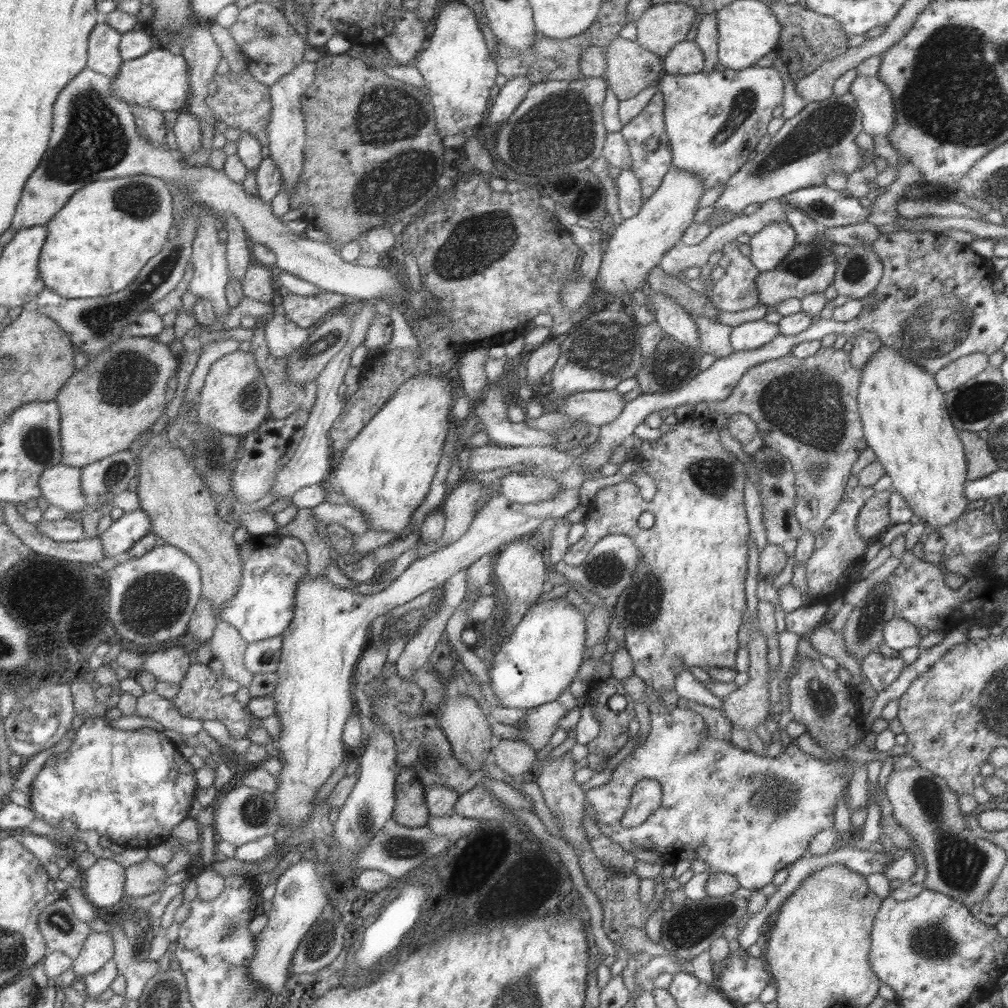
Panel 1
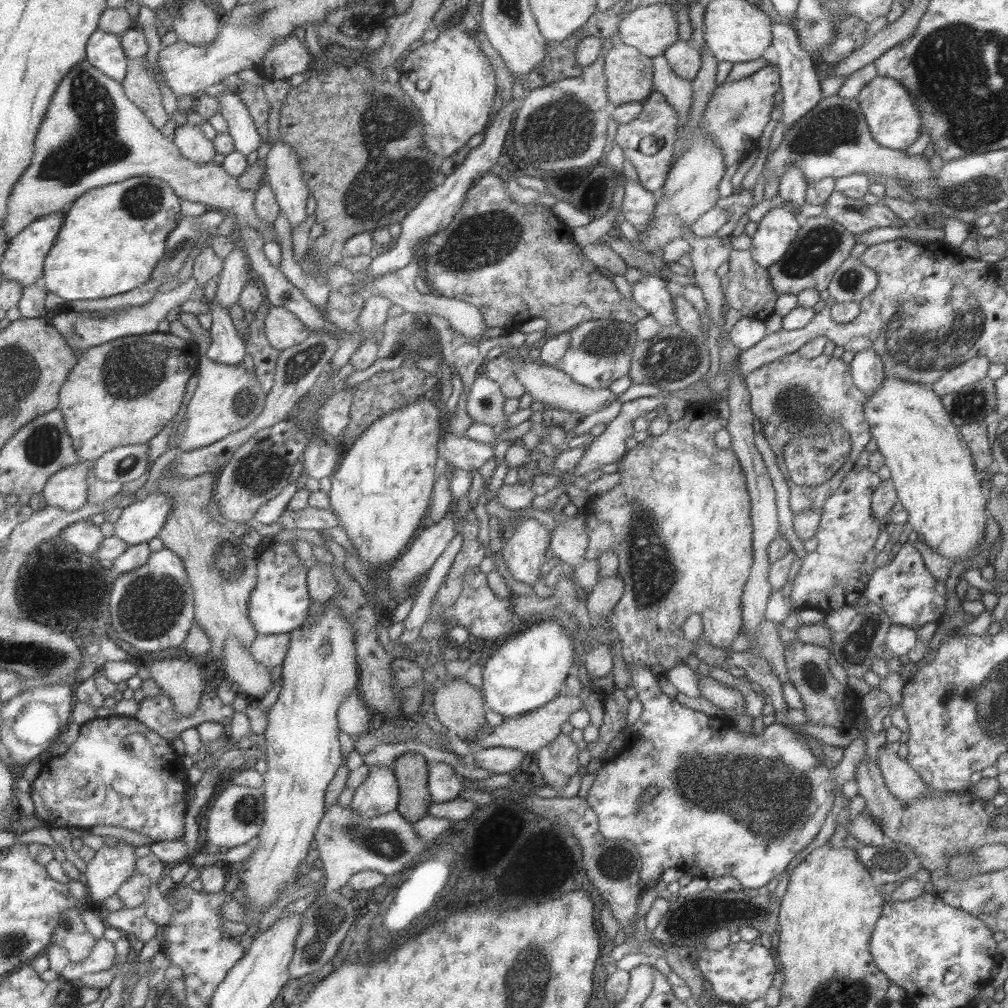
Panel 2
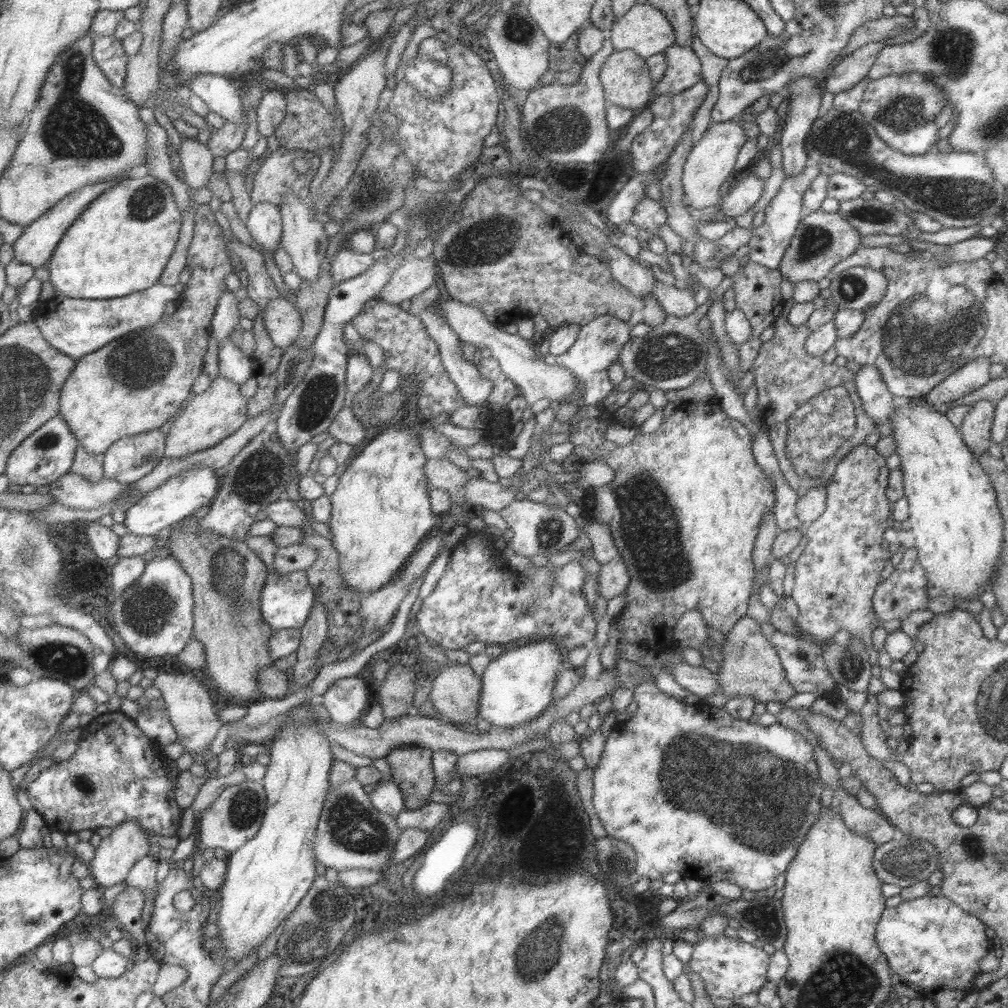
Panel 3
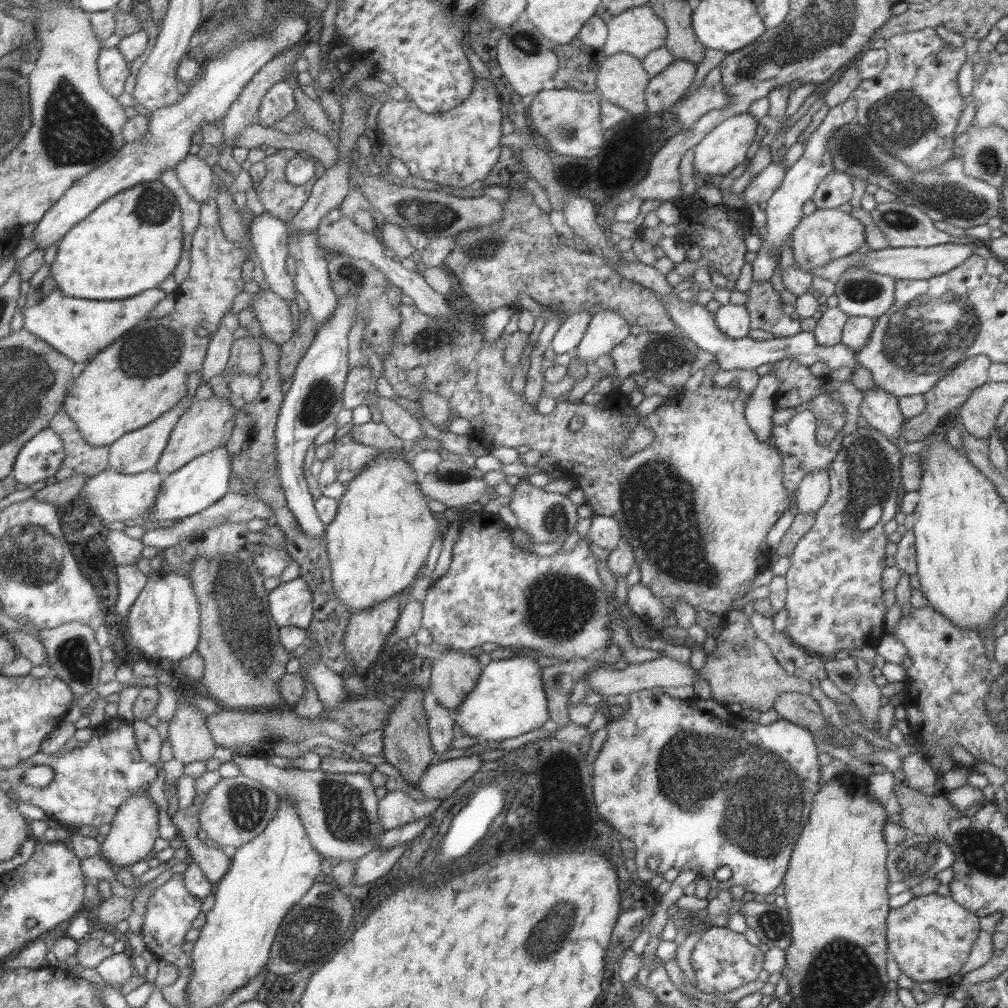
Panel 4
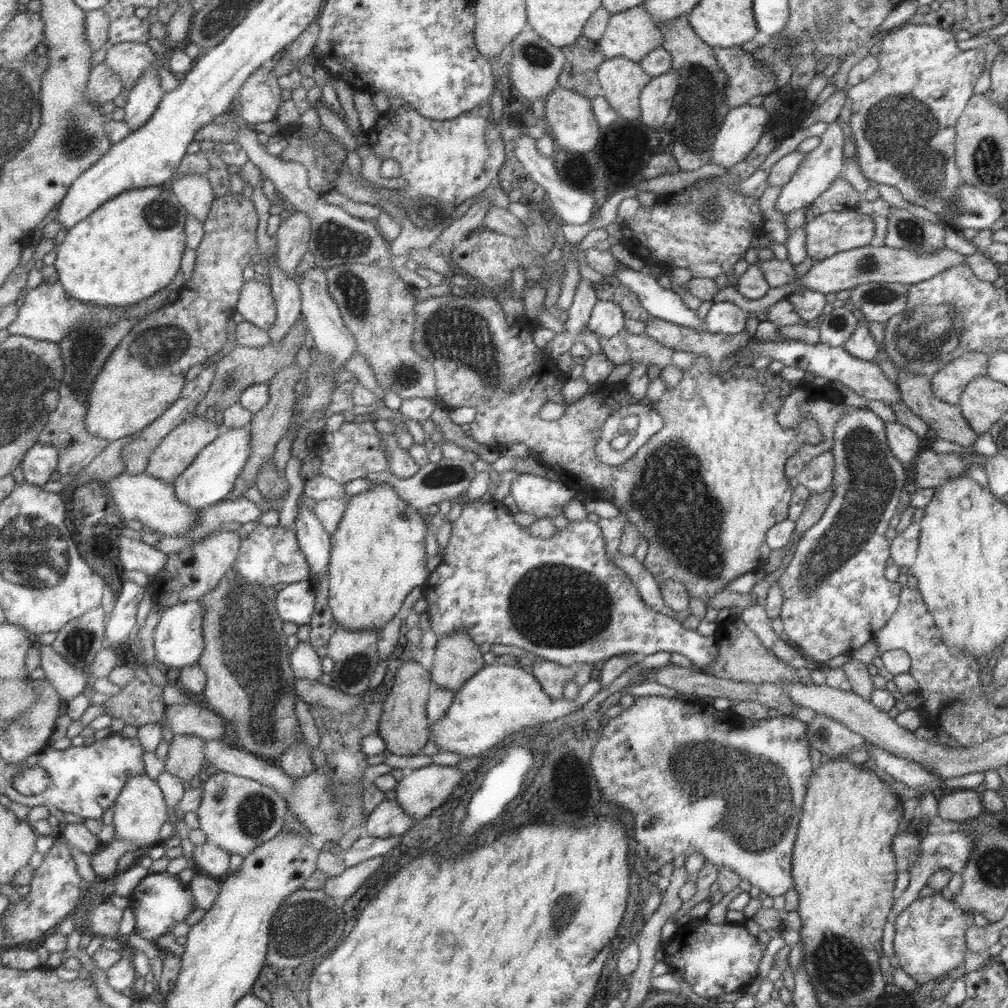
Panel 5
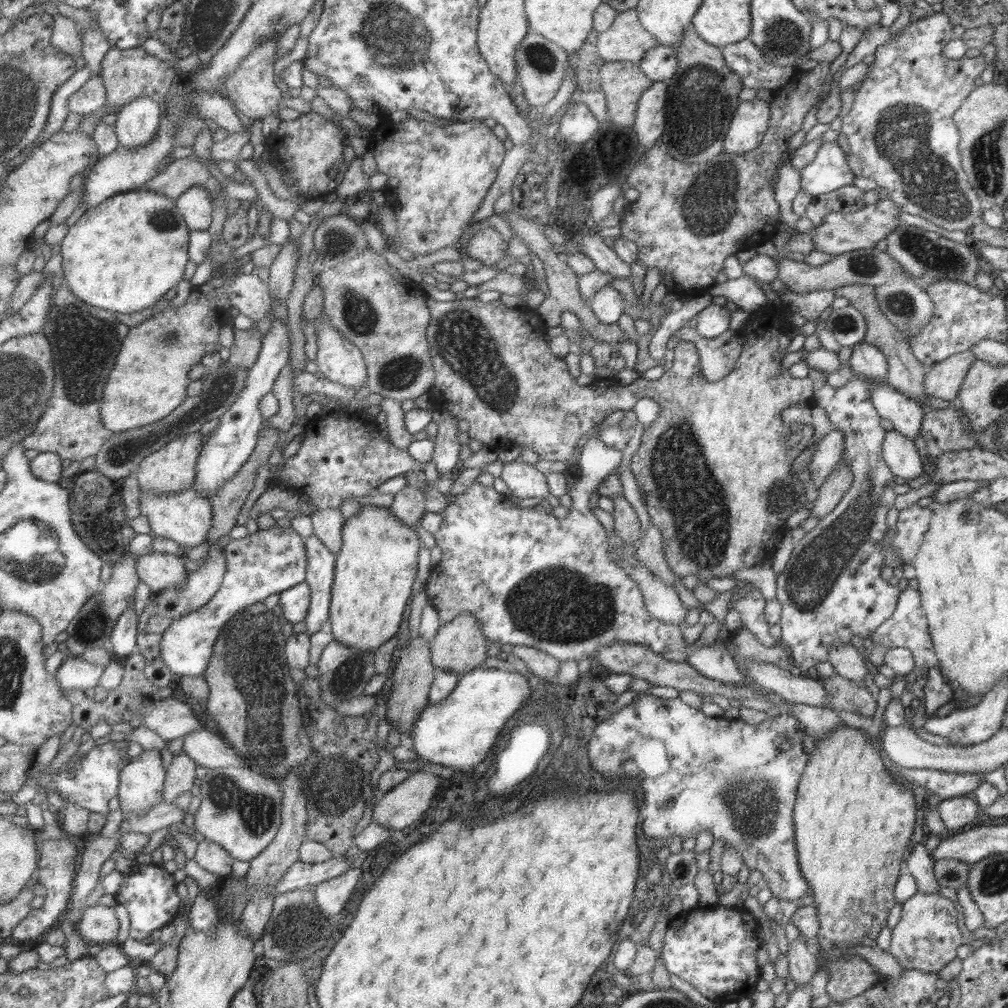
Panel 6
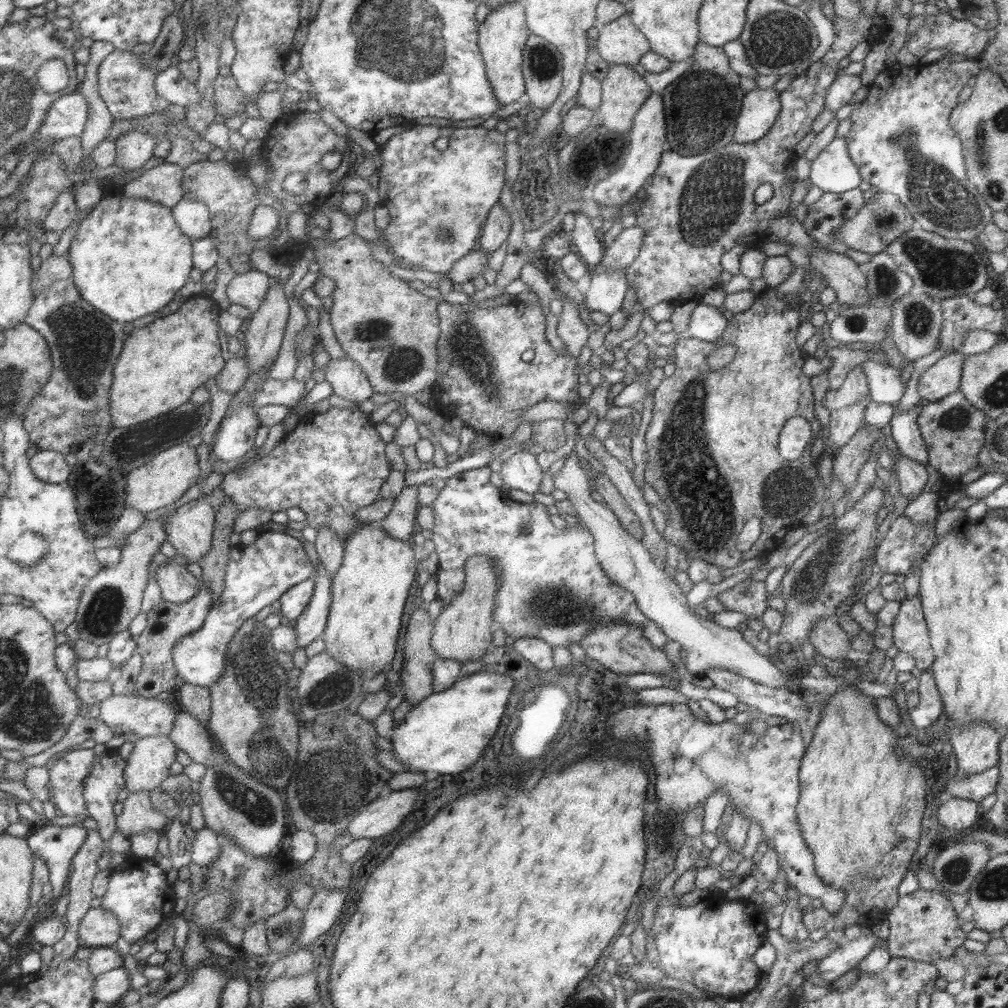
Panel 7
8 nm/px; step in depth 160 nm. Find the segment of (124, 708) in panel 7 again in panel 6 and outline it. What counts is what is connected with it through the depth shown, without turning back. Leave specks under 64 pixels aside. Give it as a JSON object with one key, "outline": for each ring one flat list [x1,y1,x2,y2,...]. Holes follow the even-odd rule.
{"outline":[[177,698,162,699,141,711,145,718,143,726,156,730,159,736,167,741,176,738,183,740,187,734,193,734,205,728,201,718,193,712,190,706,187,702,181,702]]}

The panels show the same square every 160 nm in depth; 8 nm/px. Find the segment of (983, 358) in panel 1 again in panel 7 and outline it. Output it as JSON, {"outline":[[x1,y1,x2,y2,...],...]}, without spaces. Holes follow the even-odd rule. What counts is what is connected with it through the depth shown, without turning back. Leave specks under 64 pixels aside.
{"outline":[[960,351,947,354,923,371,917,385,920,398,933,402,957,391,962,364,966,357]]}

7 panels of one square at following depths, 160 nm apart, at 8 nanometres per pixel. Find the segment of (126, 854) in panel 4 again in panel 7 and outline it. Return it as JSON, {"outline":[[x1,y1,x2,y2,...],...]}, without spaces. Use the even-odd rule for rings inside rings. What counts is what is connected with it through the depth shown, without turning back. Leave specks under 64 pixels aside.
{"outline":[[169,734,137,739,124,774,129,794,141,790,151,793,159,788,171,776,171,764,177,760,177,749]]}

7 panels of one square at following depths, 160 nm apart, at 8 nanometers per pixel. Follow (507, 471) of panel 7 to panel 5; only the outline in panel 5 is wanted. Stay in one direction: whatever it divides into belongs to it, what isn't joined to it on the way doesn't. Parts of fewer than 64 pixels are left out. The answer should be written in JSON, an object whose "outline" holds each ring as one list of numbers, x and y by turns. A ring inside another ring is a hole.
{"outline":[[519,474,519,476,511,480,509,492,514,498,514,502,519,512,525,512,527,514,533,514,536,518,546,516,551,519,555,516,559,516,563,512,563,506,573,499,576,492,568,488,565,484,560,481,551,482,546,480,543,476,533,476,533,474]]}

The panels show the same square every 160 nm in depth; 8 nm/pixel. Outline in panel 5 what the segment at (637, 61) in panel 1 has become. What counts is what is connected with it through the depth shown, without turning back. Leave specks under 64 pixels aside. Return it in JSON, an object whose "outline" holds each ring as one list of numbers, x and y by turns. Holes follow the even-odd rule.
{"outline":[[620,56,605,59,596,68,596,79,602,97,619,116,626,120,639,118,639,95,650,76,638,63]]}

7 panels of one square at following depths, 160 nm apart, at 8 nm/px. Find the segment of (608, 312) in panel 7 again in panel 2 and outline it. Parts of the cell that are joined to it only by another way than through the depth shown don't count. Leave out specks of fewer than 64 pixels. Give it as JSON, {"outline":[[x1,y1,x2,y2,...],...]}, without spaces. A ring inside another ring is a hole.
{"outline":[[588,320,578,324,570,331,571,342,564,355,555,362,554,367,564,372,573,382,589,388,607,388,613,380,628,374,630,369,631,353,637,345,634,323,619,322,615,320]]}

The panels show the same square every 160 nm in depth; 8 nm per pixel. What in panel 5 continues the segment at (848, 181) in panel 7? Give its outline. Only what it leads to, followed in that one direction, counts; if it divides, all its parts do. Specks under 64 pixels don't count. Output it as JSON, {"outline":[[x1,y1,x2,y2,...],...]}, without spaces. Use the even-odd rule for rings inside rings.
{"outline":[[839,119,828,123,824,132,819,135,817,147,803,155,788,183,780,187,781,192,779,192,773,208,781,213,783,218,795,210,805,210,808,208,821,192,825,192,829,188,829,183,842,176,844,170,843,155,841,153,841,148,843,148,843,132,839,123]]}

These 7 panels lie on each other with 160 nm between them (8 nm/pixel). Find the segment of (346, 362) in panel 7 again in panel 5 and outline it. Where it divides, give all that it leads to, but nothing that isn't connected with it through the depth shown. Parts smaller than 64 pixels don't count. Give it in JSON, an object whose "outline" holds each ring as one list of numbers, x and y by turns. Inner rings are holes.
{"outline":[[319,267,309,268,299,278,300,287,300,314,304,317,304,322,311,334,314,347,319,353,329,355,334,364,343,367,344,362,352,355,352,352,358,351,354,337,345,328,337,303,328,293,327,280,325,280,325,271]]}

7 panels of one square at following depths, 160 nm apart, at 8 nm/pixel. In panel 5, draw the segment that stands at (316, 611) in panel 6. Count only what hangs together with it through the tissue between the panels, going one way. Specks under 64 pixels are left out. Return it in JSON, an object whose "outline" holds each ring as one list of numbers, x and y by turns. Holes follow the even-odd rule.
{"outline":[[297,503,296,511,292,526,296,528,301,552,305,553,311,583,320,581,329,560,330,537,310,508,302,507,301,503]]}

